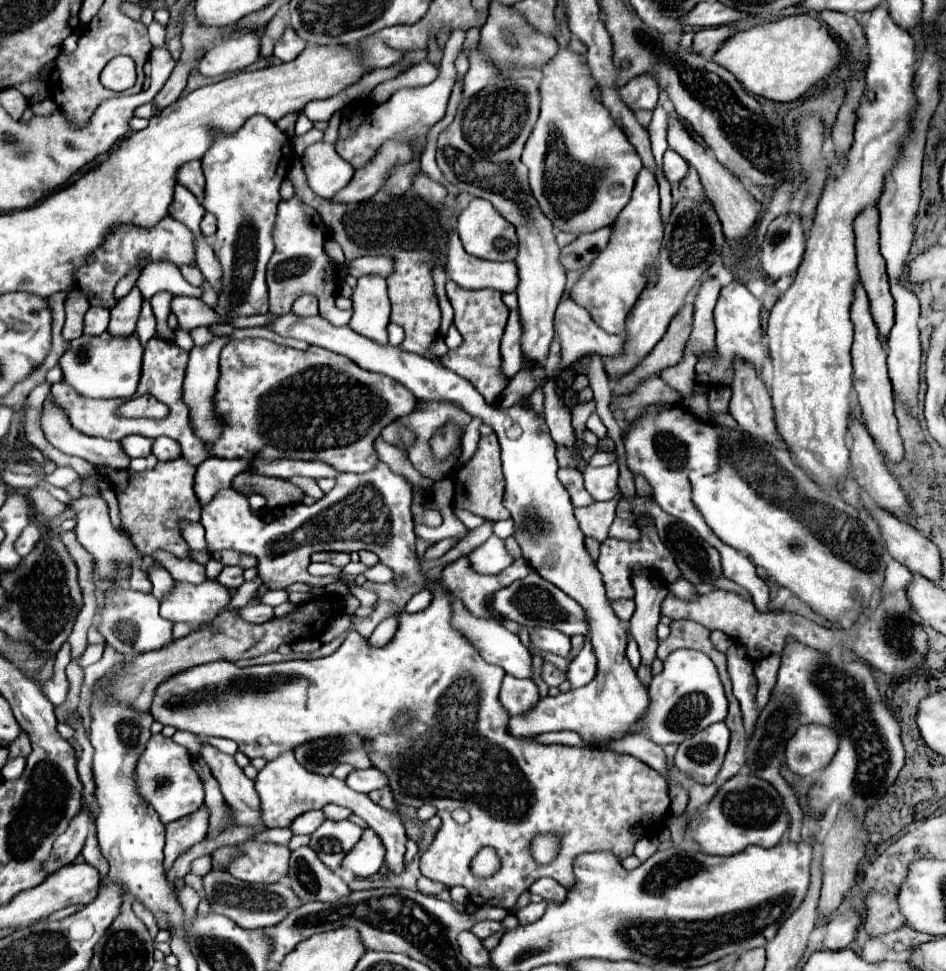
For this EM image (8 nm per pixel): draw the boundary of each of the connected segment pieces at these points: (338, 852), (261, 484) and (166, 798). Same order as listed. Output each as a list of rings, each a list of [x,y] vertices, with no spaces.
[[[326,820],[310,840],[310,848],[318,854],[318,858],[332,870],[336,870],[342,858],[350,852],[350,848],[360,840],[362,828],[352,824],[350,820]]]
[[[242,472],[232,482],[234,490],[242,490],[242,488],[250,488],[250,486],[266,496],[270,508],[284,506],[284,504],[290,504],[290,502],[298,502],[304,496],[304,492],[288,480],[266,478],[266,476],[254,474],[254,472]]]
[[[156,734],[148,740],[146,750],[138,760],[136,782],[140,794],[154,806],[154,810],[160,814],[160,820],[164,824],[170,824],[178,818],[196,812],[204,804],[202,780],[192,766],[190,752],[184,746],[176,744],[172,738],[166,738],[162,734]]]

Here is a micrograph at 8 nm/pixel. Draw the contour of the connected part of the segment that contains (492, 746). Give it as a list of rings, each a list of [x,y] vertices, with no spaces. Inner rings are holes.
[[[464,556],[444,566],[440,572],[438,582],[444,586],[442,592],[438,592],[438,586],[428,586],[428,590],[434,592],[434,600],[426,610],[400,614],[396,636],[388,646],[372,648],[352,630],[334,654],[312,662],[290,660],[250,668],[238,668],[236,664],[224,660],[200,664],[158,684],[150,714],[156,722],[174,726],[176,730],[186,730],[204,738],[230,738],[248,758],[260,756],[266,760],[274,760],[284,750],[294,750],[314,738],[356,732],[368,740],[372,766],[388,776],[394,798],[400,804],[410,804],[414,808],[432,804],[438,808],[442,828],[420,858],[422,876],[442,884],[458,882],[446,886],[464,886],[470,894],[482,892],[484,898],[474,898],[478,906],[490,904],[506,910],[510,910],[520,894],[526,892],[538,878],[550,876],[564,888],[572,888],[576,882],[574,858],[578,854],[614,852],[620,860],[628,858],[634,844],[646,838],[652,830],[652,818],[666,818],[664,814],[670,810],[672,798],[666,780],[634,756],[622,756],[600,748],[576,748],[562,744],[542,746],[530,738],[512,738],[506,732],[508,714],[498,702],[498,682],[502,684],[504,670],[482,660],[478,648],[460,630],[454,630],[450,622],[450,602],[458,598],[476,618],[494,618],[490,612],[490,598],[494,592],[510,586],[510,582],[518,578],[526,578],[526,574],[530,574],[530,566],[526,566],[522,558],[514,560],[506,570],[502,570],[502,574],[478,574]],[[402,710],[412,712],[414,720],[406,728],[396,728],[394,716]],[[540,834],[552,834],[560,842],[560,850],[550,864],[540,864],[532,856],[532,840]],[[482,848],[494,848],[500,856],[500,868],[490,878],[478,878],[470,868],[470,862]]]

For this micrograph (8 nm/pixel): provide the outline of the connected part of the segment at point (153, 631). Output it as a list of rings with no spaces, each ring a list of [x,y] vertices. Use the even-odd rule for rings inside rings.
[[[110,588],[104,592],[104,606],[100,610],[102,626],[98,630],[106,638],[106,642],[124,656],[160,650],[166,644],[174,642],[174,624],[158,614],[158,606],[160,604],[152,594],[134,592],[130,588]]]

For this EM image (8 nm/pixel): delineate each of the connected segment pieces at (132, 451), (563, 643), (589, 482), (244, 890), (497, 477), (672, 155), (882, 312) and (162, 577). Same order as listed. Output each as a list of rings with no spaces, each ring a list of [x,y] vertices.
[[[130,435],[122,438],[122,448],[128,456],[132,458],[146,458],[152,450],[154,439],[145,438],[140,435]]]
[[[534,628],[530,632],[532,638],[532,646],[536,650],[546,650],[546,652],[554,652],[562,658],[568,658],[570,654],[570,638],[558,630],[552,628]]]
[[[616,462],[606,468],[594,468],[594,466],[586,464],[586,468],[582,470],[582,476],[584,476],[586,490],[592,494],[594,500],[612,500],[620,494],[618,484],[616,484],[616,480],[618,480]]]
[[[210,870],[204,876],[204,892],[206,892],[210,908],[214,912],[232,918],[242,928],[270,928],[270,926],[276,926],[278,922],[282,922],[282,918],[286,918],[286,914],[294,912],[294,908],[298,908],[302,904],[300,898],[294,894],[294,890],[290,890],[290,886],[284,884],[284,882],[248,884],[248,882],[232,878],[224,870]]]
[[[494,434],[480,438],[480,446],[476,450],[476,454],[470,458],[470,462],[466,466],[462,466],[456,474],[456,480],[462,480],[460,484],[456,484],[456,500],[454,504],[458,508],[464,508],[476,516],[482,516],[486,520],[508,520],[510,512],[504,508],[502,504],[502,496],[504,496],[504,476],[502,476],[502,464],[500,464],[500,446]]]
[[[666,150],[664,154],[664,176],[668,178],[670,184],[680,182],[688,172],[688,164],[684,166],[684,160],[674,152],[674,150]]]
[[[868,208],[864,210],[856,222],[854,222],[854,230],[856,230],[856,256],[858,256],[858,270],[860,270],[860,278],[862,278],[862,286],[870,298],[870,310],[872,310],[872,318],[878,326],[878,332],[882,336],[888,336],[892,324],[894,324],[894,300],[888,288],[888,276],[886,276],[886,264],[884,258],[880,256],[878,250],[878,210],[876,208]]]
[[[154,566],[154,568],[150,568],[148,570],[148,578],[150,578],[150,582],[152,582],[152,594],[162,602],[170,592],[172,592],[172,588],[174,588],[174,580],[172,580],[172,576],[168,574],[168,570],[164,570],[164,568],[158,568],[158,566]]]

